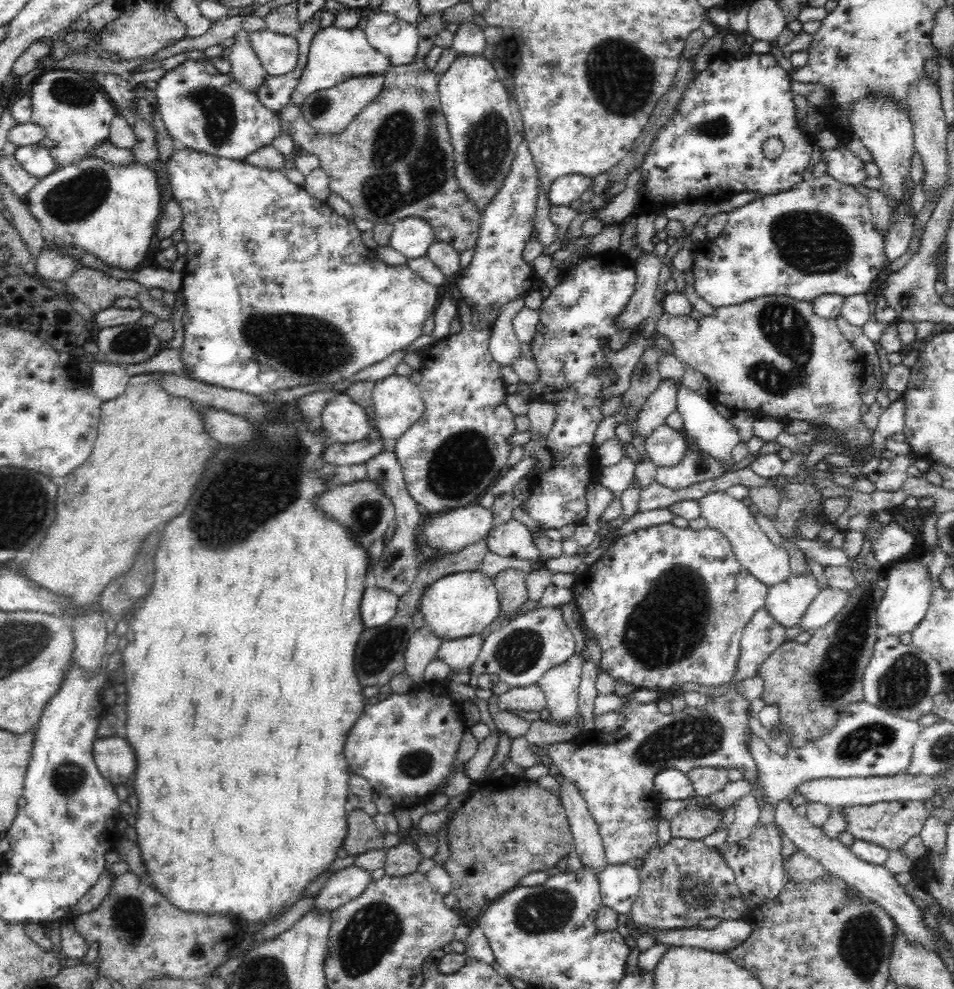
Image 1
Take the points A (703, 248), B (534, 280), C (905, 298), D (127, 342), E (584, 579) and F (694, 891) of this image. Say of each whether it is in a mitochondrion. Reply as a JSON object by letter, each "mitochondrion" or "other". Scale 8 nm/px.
{"A":"other","B":"other","C":"other","D":"mitochondrion","E":"other","F":"mitochondrion"}

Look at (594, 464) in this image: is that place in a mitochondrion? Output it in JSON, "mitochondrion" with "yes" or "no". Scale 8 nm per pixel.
{"mitochondrion":"no"}

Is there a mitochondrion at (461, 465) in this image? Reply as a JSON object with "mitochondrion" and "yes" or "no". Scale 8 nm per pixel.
{"mitochondrion":"yes"}

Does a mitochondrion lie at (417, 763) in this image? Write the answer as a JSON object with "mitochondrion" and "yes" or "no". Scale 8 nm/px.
{"mitochondrion":"yes"}

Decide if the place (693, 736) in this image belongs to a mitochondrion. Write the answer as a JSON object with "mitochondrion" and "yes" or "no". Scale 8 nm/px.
{"mitochondrion":"yes"}

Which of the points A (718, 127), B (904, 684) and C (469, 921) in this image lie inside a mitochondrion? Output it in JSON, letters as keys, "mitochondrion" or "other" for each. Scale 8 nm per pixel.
{"A":"mitochondrion","B":"mitochondrion","C":"other"}

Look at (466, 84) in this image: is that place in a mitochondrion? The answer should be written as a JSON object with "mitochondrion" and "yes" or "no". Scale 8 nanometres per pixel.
{"mitochondrion":"no"}

